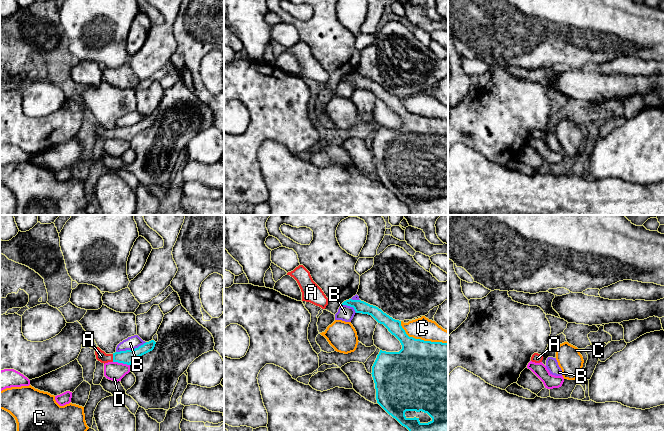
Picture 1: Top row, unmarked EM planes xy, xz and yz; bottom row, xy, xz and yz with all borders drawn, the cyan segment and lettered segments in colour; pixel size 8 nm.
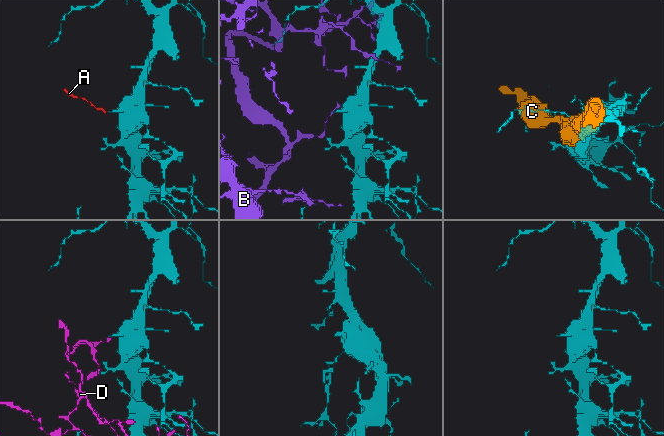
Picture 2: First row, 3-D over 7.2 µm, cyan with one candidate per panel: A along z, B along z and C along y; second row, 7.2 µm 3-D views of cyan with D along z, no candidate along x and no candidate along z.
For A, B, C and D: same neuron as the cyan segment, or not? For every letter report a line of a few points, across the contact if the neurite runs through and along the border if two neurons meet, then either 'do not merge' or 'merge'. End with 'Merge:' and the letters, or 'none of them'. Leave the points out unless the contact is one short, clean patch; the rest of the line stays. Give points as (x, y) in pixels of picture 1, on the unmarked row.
A: xy (127, 133), (113, 134), (103, 134), (101, 132) | merge
B: do not merge
C: do not merge
D: do not merge
Merge: A

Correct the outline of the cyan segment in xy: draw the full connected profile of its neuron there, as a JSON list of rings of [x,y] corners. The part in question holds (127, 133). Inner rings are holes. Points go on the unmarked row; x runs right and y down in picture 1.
[[[151,116],[133,126],[120,127],[120,128],[115,128],[113,130],[106,130],[99,123],[96,123],[95,131],[96,131],[96,135],[104,140],[108,138],[118,138],[118,139],[131,141],[131,139],[136,134],[152,127],[155,123],[155,120],[156,118],[154,116]]]

